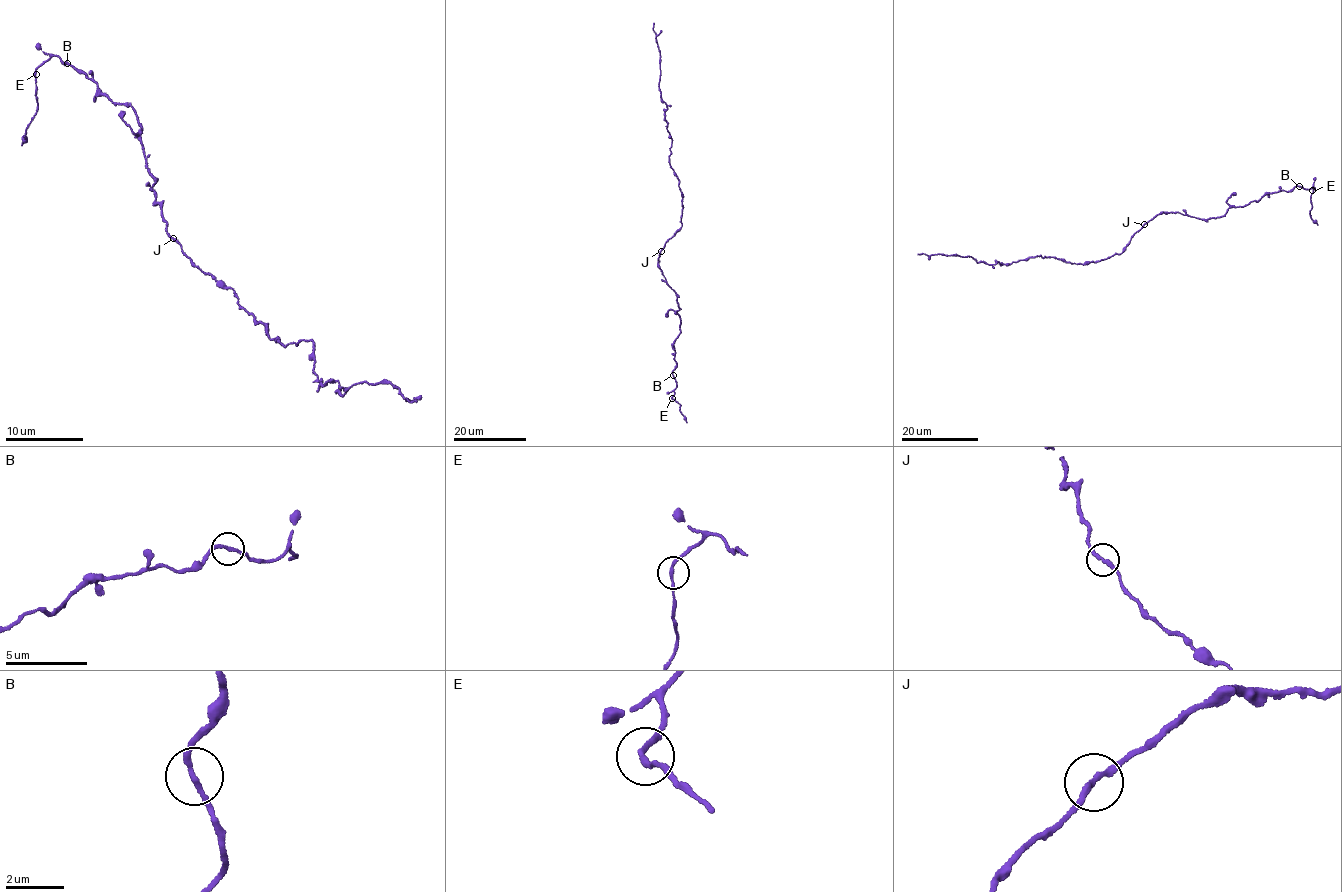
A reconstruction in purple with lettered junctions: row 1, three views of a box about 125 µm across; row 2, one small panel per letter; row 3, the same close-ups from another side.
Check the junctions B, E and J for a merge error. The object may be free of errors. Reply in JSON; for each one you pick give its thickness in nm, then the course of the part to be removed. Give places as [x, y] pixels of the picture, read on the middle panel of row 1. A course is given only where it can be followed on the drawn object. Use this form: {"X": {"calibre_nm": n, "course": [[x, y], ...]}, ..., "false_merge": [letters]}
{"false_merge": []}

